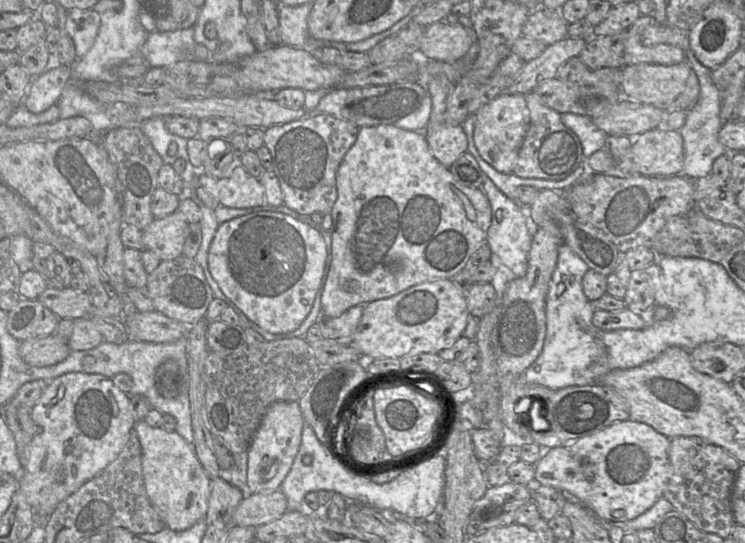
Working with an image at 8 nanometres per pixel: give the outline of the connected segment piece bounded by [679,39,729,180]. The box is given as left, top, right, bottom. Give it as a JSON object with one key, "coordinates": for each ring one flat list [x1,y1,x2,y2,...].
{"coordinates":[[689,39,685,40,685,44,683,43,682,50,685,61,690,64,697,75,700,94,695,106,688,110,685,124,679,130,684,142,684,165,682,173,679,175,695,180,709,175,714,161,729,152,718,139,719,130,725,122,720,116,721,91,712,81,712,71,698,61,690,48]]}

